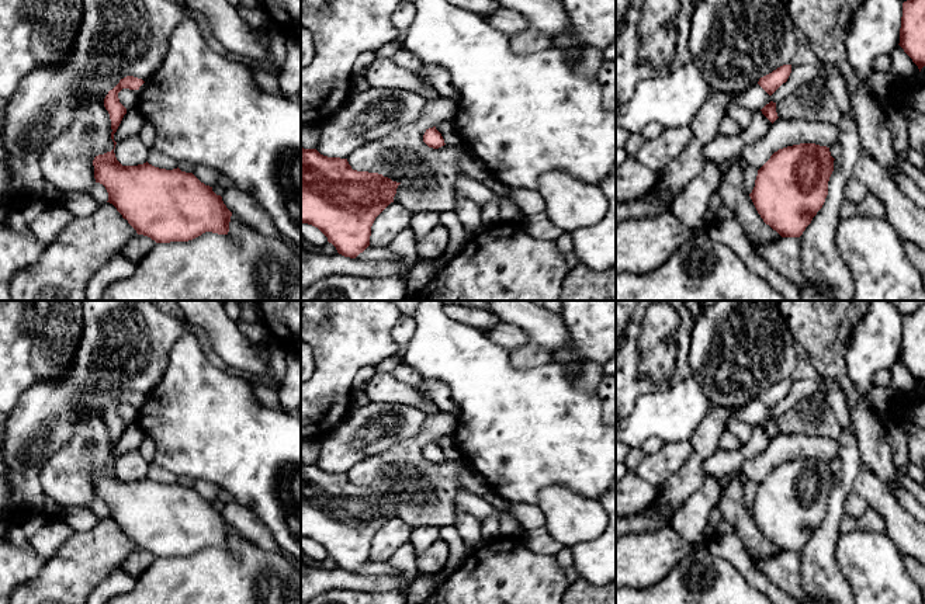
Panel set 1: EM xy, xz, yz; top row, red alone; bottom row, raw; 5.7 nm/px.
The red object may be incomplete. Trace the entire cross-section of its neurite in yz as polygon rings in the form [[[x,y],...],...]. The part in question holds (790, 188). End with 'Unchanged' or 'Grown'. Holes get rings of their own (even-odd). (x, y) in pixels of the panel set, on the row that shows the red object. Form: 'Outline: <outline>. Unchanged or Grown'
Outline: [[[815,143],[775,152],[749,194],[763,222],[782,237],[800,237],[825,202],[834,160],[829,147]]]. Unchanged

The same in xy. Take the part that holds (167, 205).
Outline: [[[114,153],[98,155],[93,160],[94,178],[105,187],[108,201],[136,230],[156,243],[188,242],[205,232],[228,235],[232,212],[212,187],[201,183],[193,173],[159,169],[148,162],[122,166]]]. Unchanged

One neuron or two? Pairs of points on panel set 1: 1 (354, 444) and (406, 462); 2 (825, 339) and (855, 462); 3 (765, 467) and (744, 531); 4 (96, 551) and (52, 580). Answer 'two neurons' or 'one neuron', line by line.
1: two neurons
2: two neurons
3: two neurons
4: one neuron

